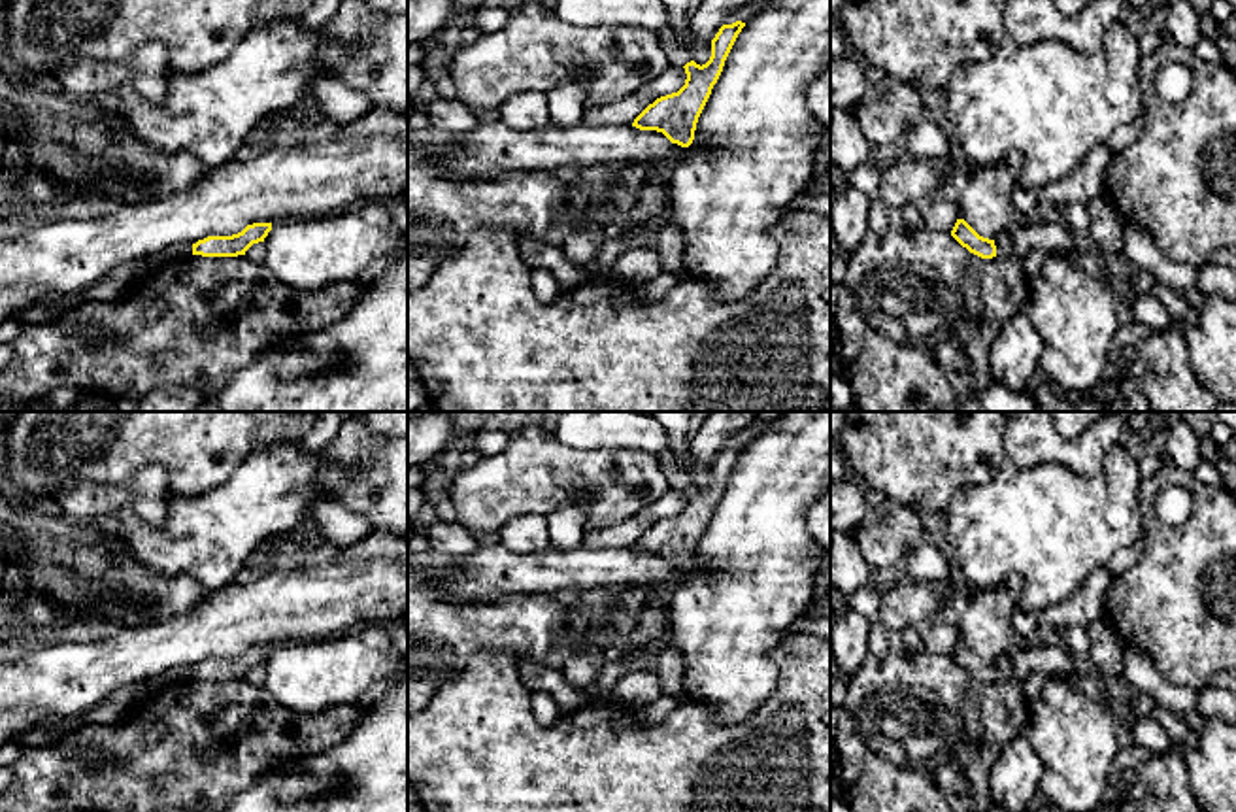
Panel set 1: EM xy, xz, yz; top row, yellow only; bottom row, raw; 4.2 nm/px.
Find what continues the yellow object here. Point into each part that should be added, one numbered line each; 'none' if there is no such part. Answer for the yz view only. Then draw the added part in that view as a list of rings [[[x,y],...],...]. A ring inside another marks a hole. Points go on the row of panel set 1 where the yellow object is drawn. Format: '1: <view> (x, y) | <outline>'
1: yz (1004, 244) | [[[1008,230],[1000,232],[994,238],[994,245],[996,245],[998,257],[1013,255],[1013,240],[1011,240],[1011,234]]]

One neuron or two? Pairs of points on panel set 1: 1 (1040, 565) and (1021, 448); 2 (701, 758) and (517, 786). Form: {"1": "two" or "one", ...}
{"1": "two", "2": "one"}

